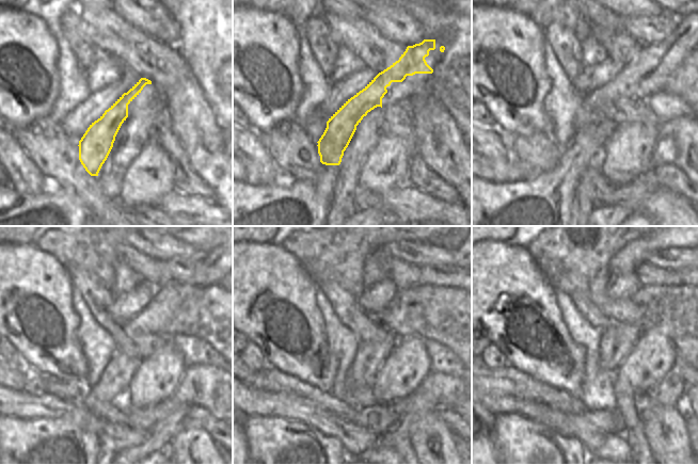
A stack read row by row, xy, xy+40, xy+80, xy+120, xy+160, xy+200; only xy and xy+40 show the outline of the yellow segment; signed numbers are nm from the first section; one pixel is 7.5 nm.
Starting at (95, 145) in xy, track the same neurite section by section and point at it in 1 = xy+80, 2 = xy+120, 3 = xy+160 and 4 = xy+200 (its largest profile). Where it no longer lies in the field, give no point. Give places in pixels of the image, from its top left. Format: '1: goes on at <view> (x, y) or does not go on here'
1: goes on at xy+80 (649, 60)
2: goes on at xy+120 (171, 299)
3: goes on at xy+160 (396, 315)
4: goes on at xy+200 (627, 311)

